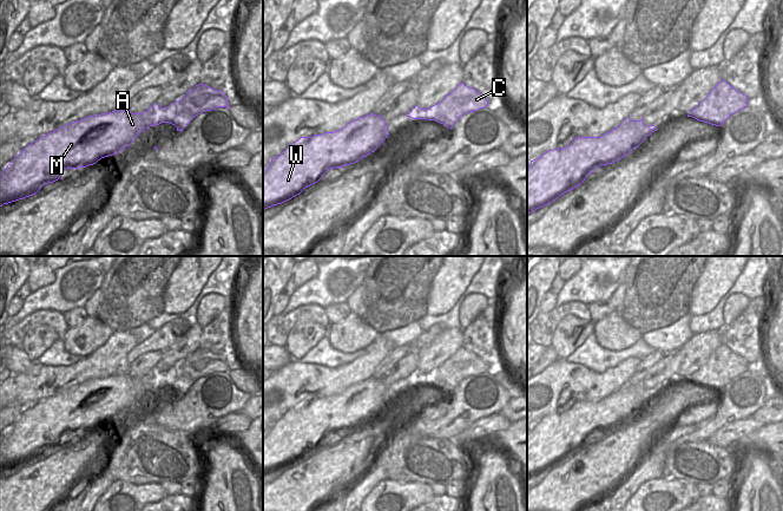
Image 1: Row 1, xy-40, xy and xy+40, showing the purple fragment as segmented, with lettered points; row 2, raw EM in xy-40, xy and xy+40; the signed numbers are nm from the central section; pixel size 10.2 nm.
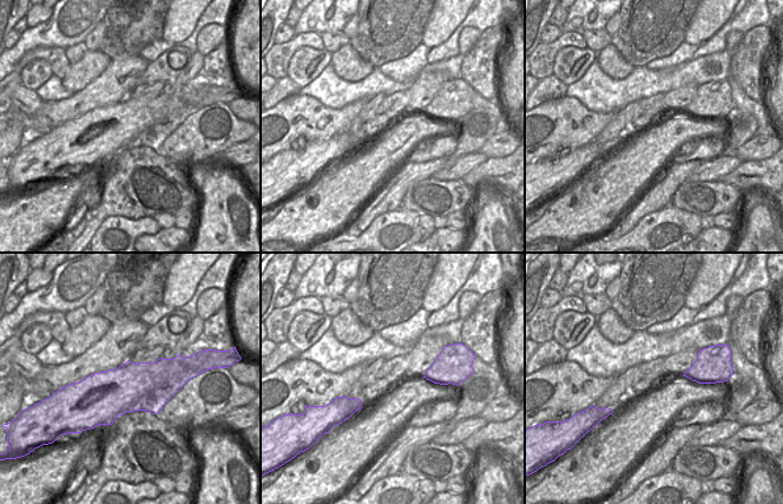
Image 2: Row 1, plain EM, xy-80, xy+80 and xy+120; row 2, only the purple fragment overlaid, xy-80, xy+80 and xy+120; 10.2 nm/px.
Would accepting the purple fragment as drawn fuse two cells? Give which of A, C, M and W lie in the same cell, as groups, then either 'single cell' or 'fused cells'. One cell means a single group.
A M W / C | fused cells

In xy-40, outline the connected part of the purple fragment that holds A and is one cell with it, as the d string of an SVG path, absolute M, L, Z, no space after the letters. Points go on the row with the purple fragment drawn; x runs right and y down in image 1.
M154 103L143 113L132 113L129 106L99 116L88 116L41 136L28 144L2 170L0 179L0 207L35 195L45 184L58 181L66 169L86 168L101 158L113 156L130 146L140 132L162 123L172 124L176 118L176 103L160 107Z

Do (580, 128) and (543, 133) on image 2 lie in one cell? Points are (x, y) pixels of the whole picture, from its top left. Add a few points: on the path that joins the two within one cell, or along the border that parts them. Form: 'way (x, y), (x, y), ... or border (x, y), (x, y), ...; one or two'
way (571, 128), (552, 129); one

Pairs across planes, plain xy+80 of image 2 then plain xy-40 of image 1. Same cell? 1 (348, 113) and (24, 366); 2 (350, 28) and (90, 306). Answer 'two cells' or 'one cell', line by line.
1: two cells
2: one cell

